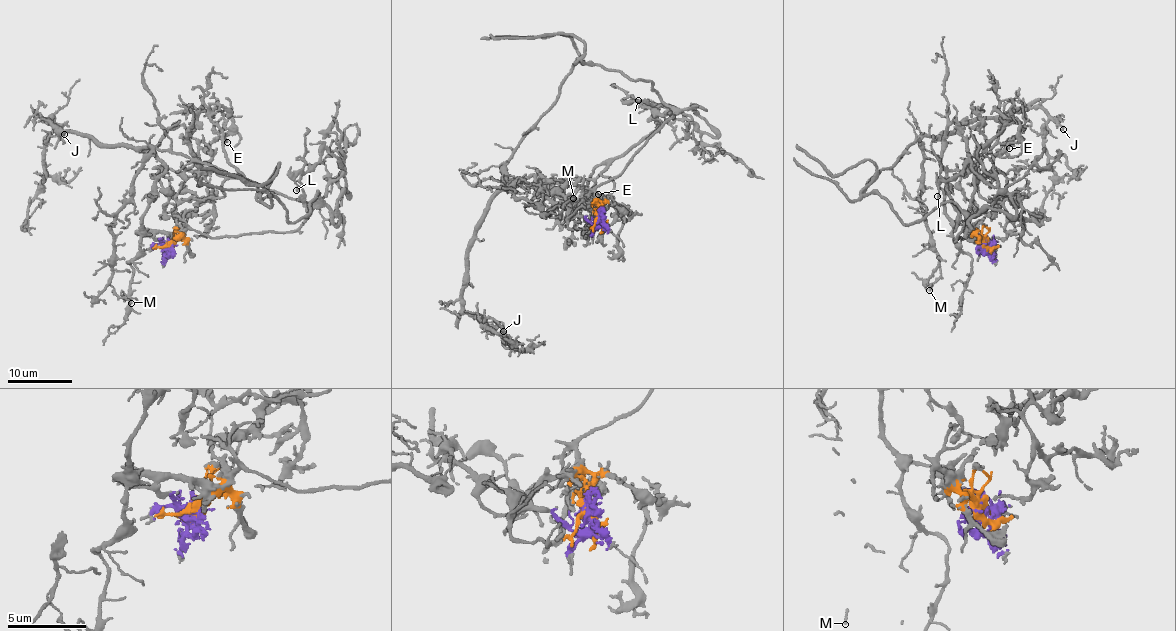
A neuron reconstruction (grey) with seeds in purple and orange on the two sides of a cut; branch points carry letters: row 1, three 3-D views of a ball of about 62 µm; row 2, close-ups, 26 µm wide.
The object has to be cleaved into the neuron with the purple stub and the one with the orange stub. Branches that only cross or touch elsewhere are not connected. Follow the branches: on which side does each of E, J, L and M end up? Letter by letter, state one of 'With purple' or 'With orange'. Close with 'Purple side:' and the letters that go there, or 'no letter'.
E: With orange
J: With purple
L: With orange
M: With purple
Purple side: J, M

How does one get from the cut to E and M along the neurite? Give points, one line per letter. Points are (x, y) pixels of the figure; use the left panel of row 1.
E: (170, 246), (181, 215), (203, 199), (224, 196), (221, 183), (238, 175), (220, 130), (227, 128), (227, 142)
M: (169, 246), (136, 231), (165, 164), (139, 150), (151, 147), (151, 157), (111, 226), (108, 283), (132, 302)

